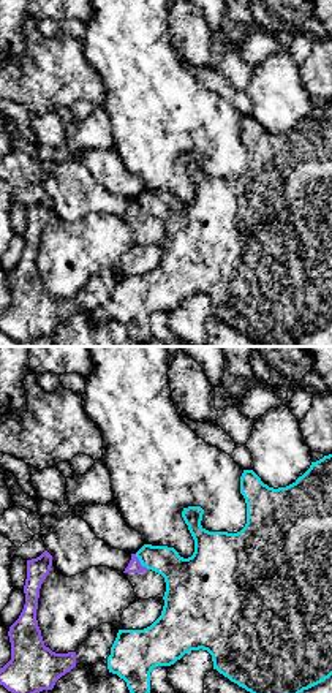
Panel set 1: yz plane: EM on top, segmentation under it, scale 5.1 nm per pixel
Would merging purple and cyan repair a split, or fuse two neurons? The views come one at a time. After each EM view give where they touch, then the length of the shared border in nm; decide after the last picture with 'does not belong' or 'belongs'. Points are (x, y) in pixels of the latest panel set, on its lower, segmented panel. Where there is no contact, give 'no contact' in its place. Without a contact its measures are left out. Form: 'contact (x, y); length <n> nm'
contact (139, 562); length 100 nm

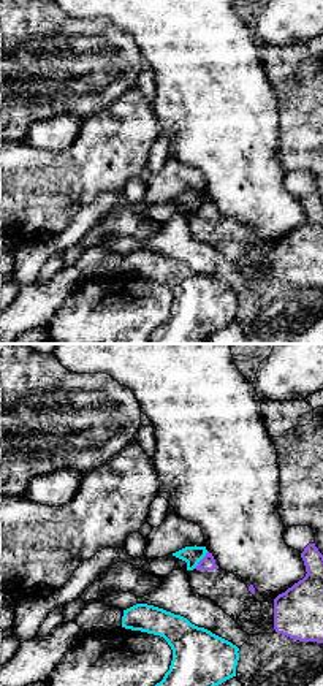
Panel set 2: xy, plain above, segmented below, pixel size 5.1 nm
contact (201, 560); length 120 nm

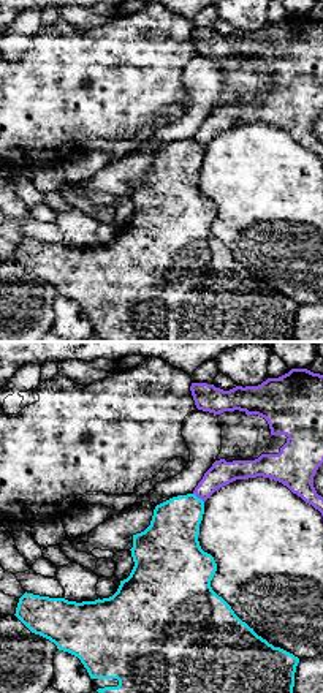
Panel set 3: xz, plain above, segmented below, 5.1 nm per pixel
contact (198, 497); length 80 nm

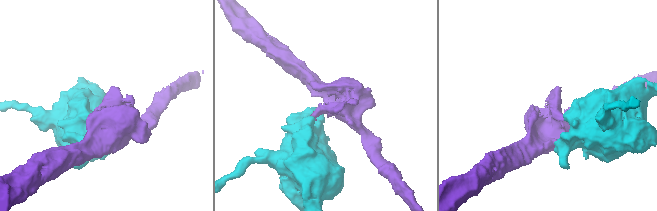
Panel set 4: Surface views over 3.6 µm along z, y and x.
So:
does not belong

